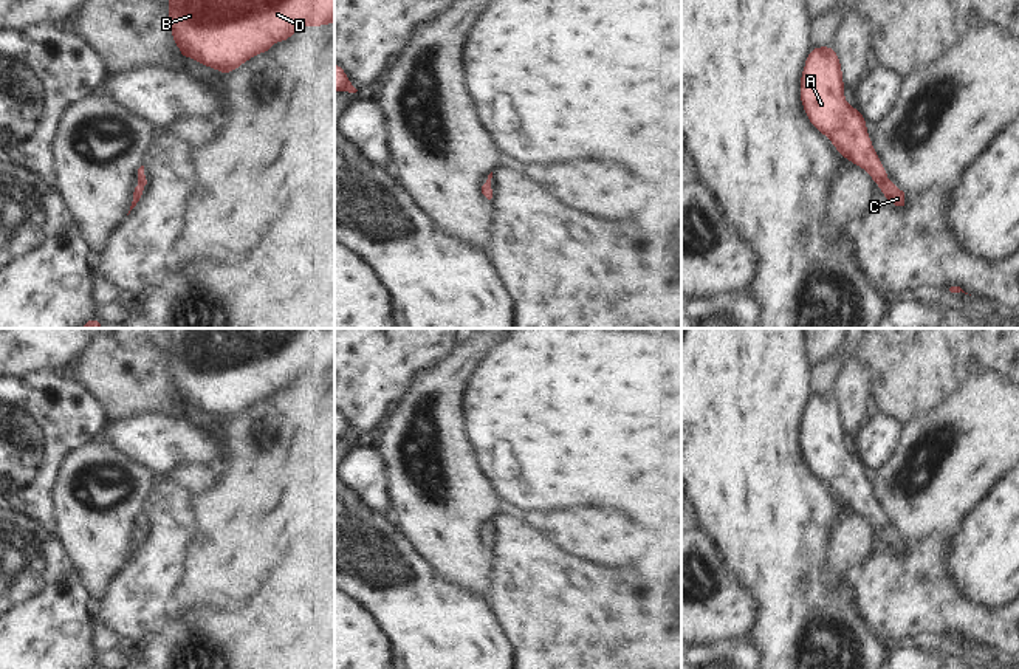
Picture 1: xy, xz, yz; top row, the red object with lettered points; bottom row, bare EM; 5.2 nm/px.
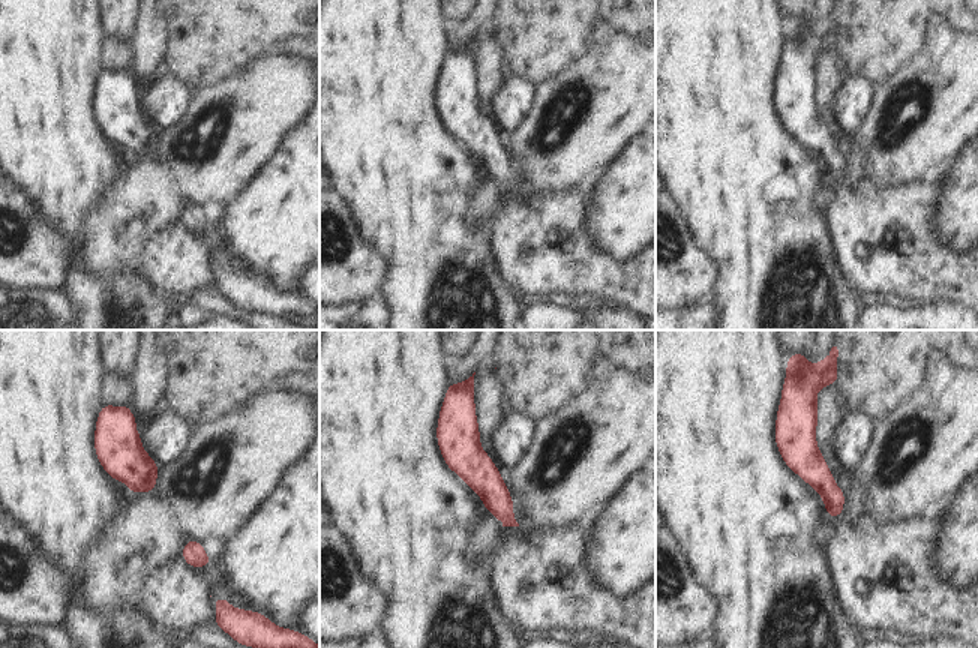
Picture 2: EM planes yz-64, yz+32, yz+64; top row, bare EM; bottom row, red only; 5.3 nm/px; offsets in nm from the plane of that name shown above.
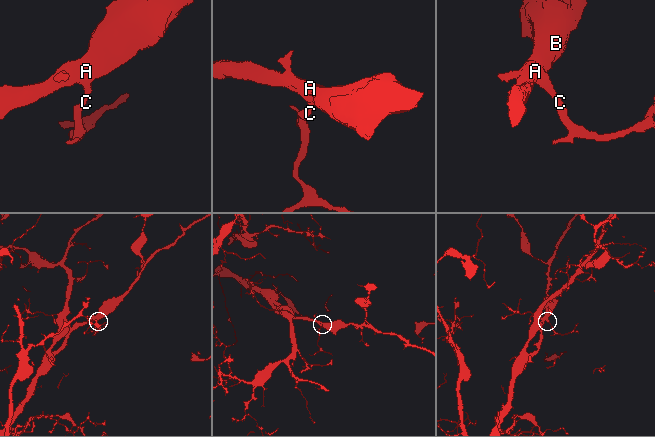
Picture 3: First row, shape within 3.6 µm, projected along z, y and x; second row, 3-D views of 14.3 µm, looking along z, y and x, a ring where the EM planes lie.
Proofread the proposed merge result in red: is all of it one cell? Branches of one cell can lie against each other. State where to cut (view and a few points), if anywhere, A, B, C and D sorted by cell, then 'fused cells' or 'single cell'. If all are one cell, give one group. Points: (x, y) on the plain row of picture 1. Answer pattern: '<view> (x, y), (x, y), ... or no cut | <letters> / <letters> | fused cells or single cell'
no cut | A B C D | single cell

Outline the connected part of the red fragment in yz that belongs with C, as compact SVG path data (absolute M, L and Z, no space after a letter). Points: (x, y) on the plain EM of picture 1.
M833 392L811 393L799 429L799 444L810 471L830 486L836 499L864 516L881 542L904 553L904 539L887 527L887 517L867 480L867 468L844 443L842 413Z

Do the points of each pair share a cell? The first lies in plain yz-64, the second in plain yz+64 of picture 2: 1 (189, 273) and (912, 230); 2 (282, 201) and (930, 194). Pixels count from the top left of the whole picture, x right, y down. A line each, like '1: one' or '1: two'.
1: one
2: two

